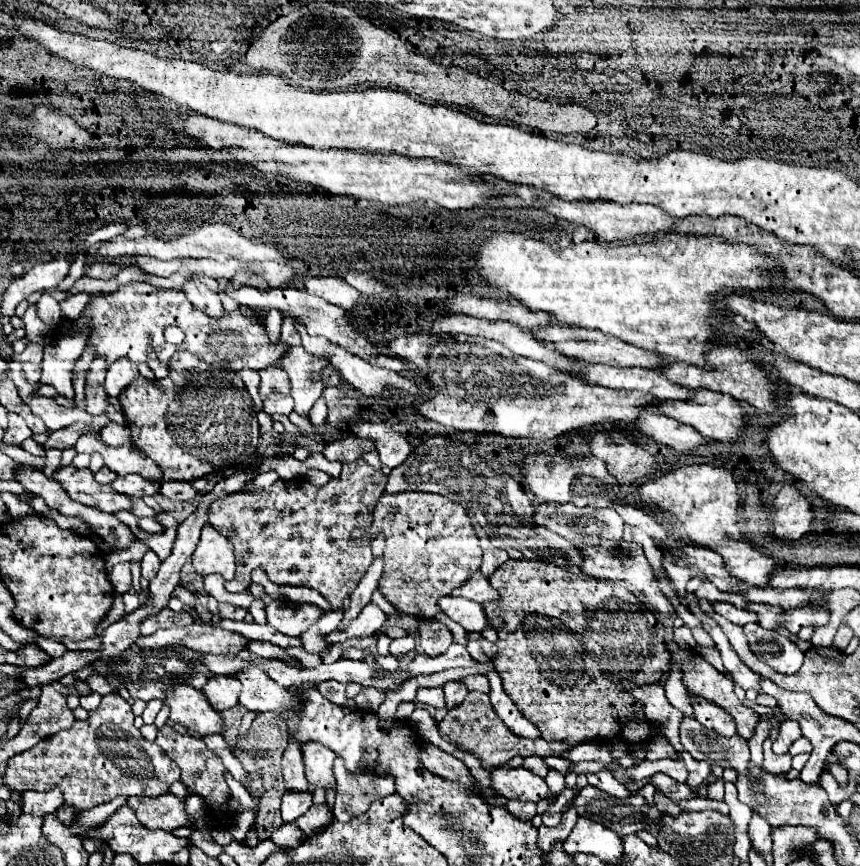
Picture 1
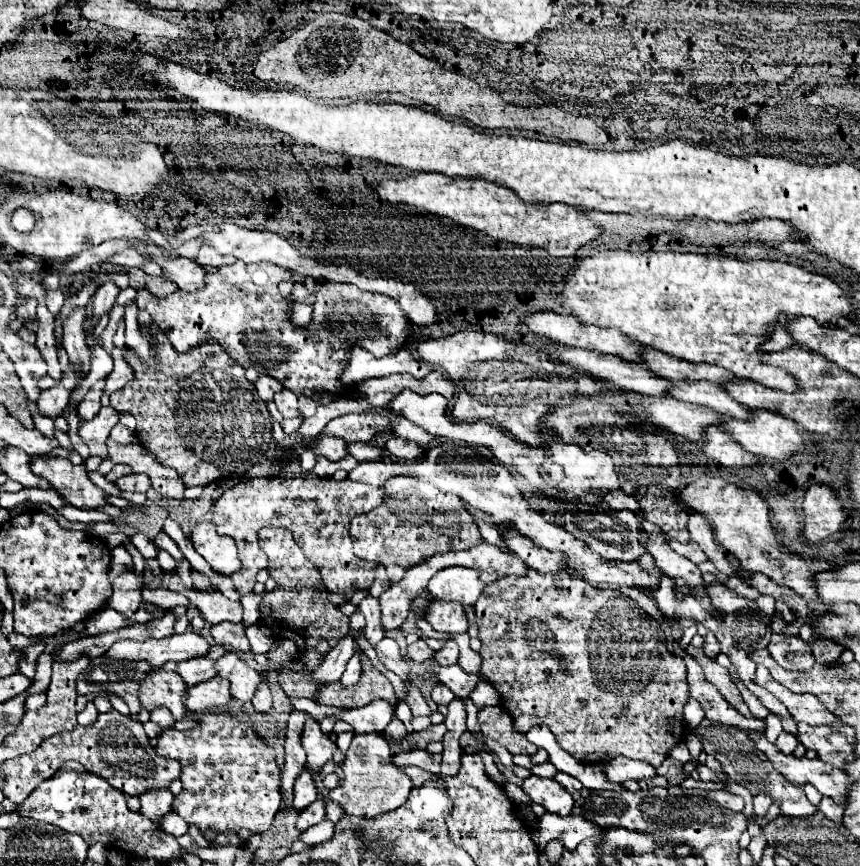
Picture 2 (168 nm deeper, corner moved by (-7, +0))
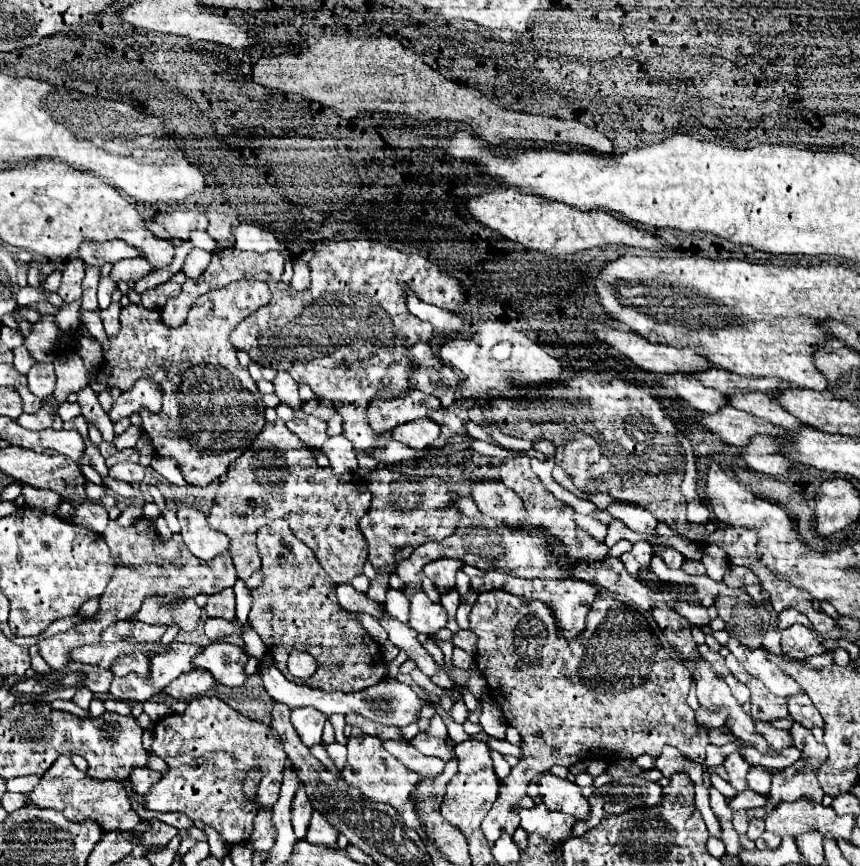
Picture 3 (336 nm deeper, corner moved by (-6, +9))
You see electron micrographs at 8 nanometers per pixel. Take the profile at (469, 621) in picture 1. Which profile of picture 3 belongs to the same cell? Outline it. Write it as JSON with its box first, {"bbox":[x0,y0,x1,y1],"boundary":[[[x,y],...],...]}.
{"bbox":[407,592,447,634],"boundary":[[[415,592],[411,596],[411,612],[407,626],[419,634],[433,634],[443,628],[447,622],[447,614],[441,604],[433,604],[425,592]]]}

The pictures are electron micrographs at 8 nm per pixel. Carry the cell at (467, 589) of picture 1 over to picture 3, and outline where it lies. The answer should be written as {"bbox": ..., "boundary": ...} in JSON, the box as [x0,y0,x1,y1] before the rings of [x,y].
{"bbox":[423,558,463,588],"boundary":[[[441,558],[435,562],[429,562],[423,572],[433,580],[433,584],[437,588],[441,586],[455,586],[455,574],[463,564],[459,560],[451,560],[451,558]]]}

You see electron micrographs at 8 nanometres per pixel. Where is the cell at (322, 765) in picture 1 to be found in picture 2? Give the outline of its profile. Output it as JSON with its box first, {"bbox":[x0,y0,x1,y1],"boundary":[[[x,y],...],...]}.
{"bbox":[302,719,336,771],"boundary":[[[316,719],[306,721],[304,733],[302,733],[302,747],[306,749],[308,769],[312,771],[320,771],[336,751],[336,743],[326,733],[322,733]]]}

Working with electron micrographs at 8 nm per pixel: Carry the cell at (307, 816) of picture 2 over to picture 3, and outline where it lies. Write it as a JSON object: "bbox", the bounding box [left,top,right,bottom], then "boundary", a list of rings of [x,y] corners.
{"bbox":[307,812,337,848],"boundary":[[[313,812],[311,818],[311,828],[307,832],[307,840],[315,846],[325,846],[325,848],[337,848],[337,832],[335,828],[323,818],[321,812]]]}

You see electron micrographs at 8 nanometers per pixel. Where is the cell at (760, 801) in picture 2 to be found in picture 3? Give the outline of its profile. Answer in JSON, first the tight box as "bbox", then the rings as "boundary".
{"bbox":[747,766,771,792],"boundary":[[[751,766],[747,772],[747,784],[753,790],[769,792],[771,790],[771,772],[765,766]]]}

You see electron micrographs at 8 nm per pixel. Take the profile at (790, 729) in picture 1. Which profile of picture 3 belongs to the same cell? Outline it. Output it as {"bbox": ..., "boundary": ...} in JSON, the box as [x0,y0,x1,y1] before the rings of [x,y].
{"bbox":[755,720,791,750],"boundary":[[[755,720],[755,728],[757,728],[757,732],[767,740],[769,748],[773,748],[773,750],[783,750],[783,748],[791,746],[791,734],[789,734],[787,730],[777,730],[777,728],[773,728],[771,724],[759,722],[759,720]]]}

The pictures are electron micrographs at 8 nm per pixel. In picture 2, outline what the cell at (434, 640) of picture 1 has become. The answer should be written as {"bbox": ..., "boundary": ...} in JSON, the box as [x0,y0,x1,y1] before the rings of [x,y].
{"bbox":[434,639,458,667],"boundary":[[[446,639],[444,647],[442,647],[440,651],[436,651],[436,657],[434,657],[434,659],[436,659],[438,665],[442,665],[442,667],[456,665],[456,661],[458,661],[458,645],[456,645],[456,641],[454,641],[454,639]]]}

